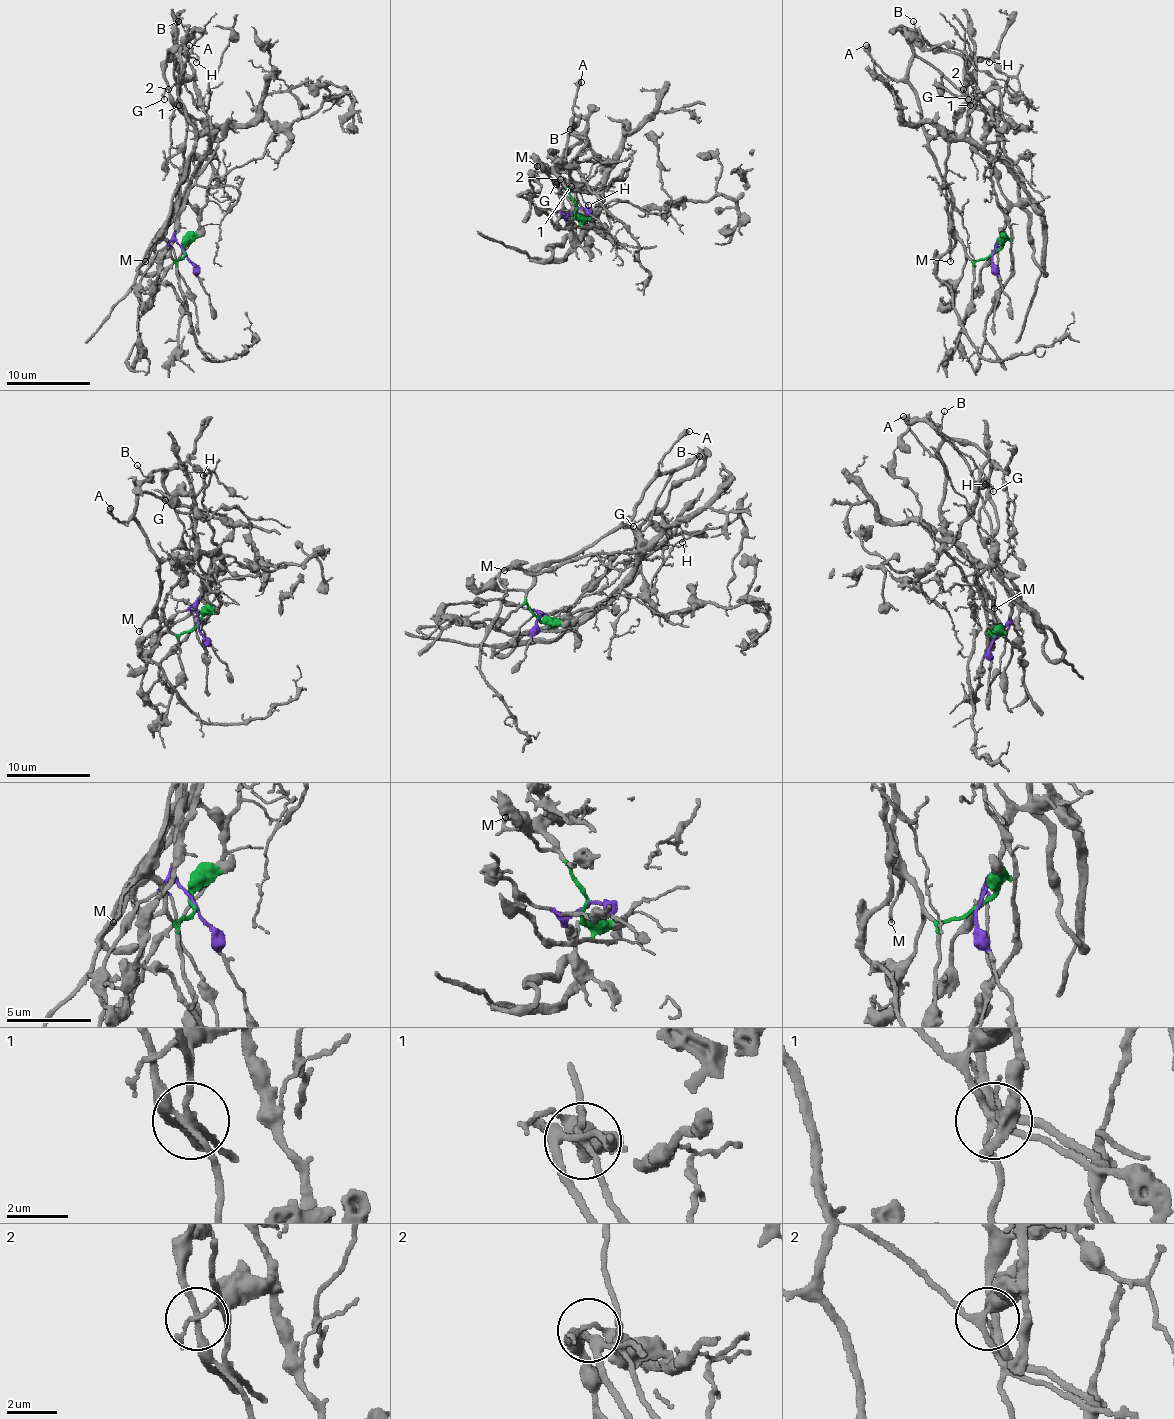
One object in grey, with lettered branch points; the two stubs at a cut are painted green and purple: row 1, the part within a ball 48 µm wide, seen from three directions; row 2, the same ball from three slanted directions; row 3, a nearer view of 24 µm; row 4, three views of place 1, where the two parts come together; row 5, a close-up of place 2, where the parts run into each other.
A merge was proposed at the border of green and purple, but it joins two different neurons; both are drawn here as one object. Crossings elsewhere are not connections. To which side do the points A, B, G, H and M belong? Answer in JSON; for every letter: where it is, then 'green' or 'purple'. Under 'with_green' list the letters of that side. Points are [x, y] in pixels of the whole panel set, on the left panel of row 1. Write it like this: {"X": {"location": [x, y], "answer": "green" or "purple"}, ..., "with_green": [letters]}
{"A": {"location": [189, 45], "answer": "green"}, "B": {"location": [178, 21], "answer": "purple"}, "G": {"location": [164, 99], "answer": "green"}, "H": {"location": [196, 62], "answer": "purple"}, "M": {"location": [145, 261], "answer": "green"}, "with_green": ["A", "G", "M"]}

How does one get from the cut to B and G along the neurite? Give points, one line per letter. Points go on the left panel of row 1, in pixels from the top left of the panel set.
B: (185, 253), (175, 234), (185, 116), (164, 76), (166, 53), (189, 36), (179, 21)
G: (185, 253), (177, 261), (170, 255), (164, 230), (196, 143), (179, 97), (177, 57), (177, 87), (164, 99)

